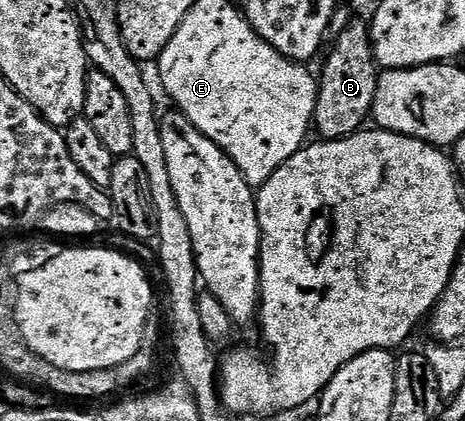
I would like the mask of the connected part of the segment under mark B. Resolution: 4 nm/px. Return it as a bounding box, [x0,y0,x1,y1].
[313,20,380,140]

